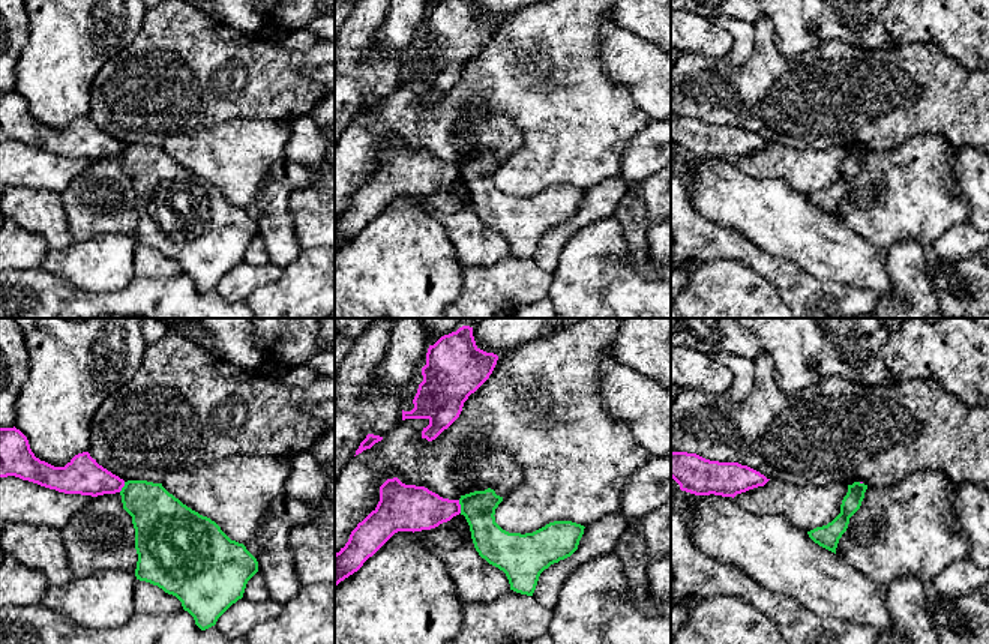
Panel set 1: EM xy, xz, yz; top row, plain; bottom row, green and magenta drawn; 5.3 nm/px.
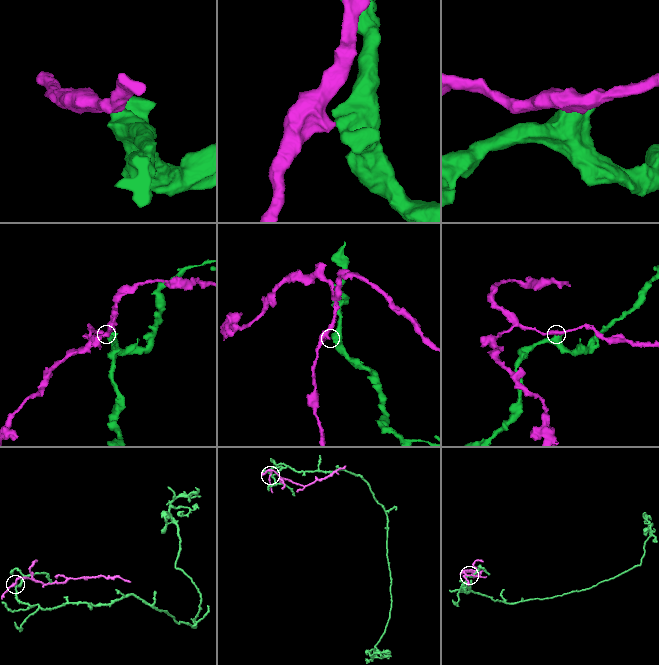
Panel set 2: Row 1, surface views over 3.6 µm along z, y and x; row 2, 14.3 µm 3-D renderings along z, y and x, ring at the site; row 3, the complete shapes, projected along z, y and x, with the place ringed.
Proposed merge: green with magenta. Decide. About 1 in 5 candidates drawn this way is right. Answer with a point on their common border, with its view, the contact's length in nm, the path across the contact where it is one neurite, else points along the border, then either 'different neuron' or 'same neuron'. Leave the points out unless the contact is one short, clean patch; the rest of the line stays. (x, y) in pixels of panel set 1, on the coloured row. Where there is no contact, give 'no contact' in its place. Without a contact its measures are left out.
meets green in xz at (461, 506); contact 70 nm long; border along xz (458, 500), (461, 512); different neuron

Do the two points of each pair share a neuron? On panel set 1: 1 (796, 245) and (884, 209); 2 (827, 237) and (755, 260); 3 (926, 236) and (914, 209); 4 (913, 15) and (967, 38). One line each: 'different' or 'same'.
1: different
2: different
3: same
4: same

